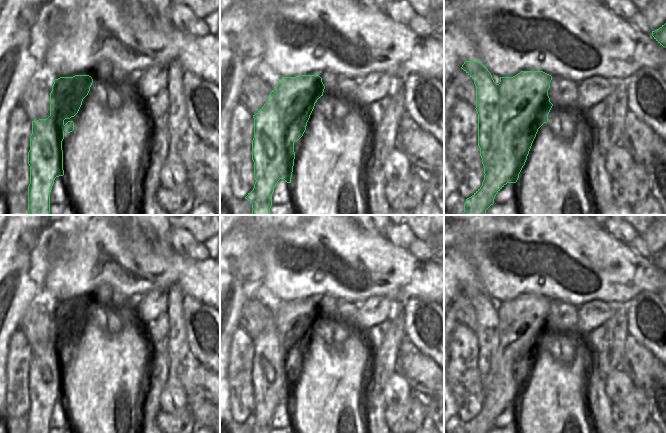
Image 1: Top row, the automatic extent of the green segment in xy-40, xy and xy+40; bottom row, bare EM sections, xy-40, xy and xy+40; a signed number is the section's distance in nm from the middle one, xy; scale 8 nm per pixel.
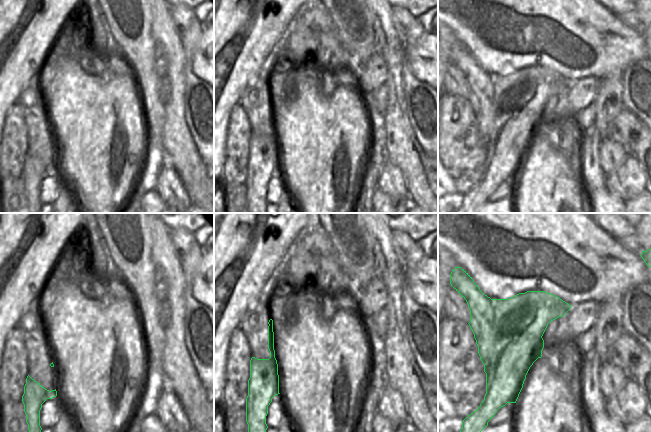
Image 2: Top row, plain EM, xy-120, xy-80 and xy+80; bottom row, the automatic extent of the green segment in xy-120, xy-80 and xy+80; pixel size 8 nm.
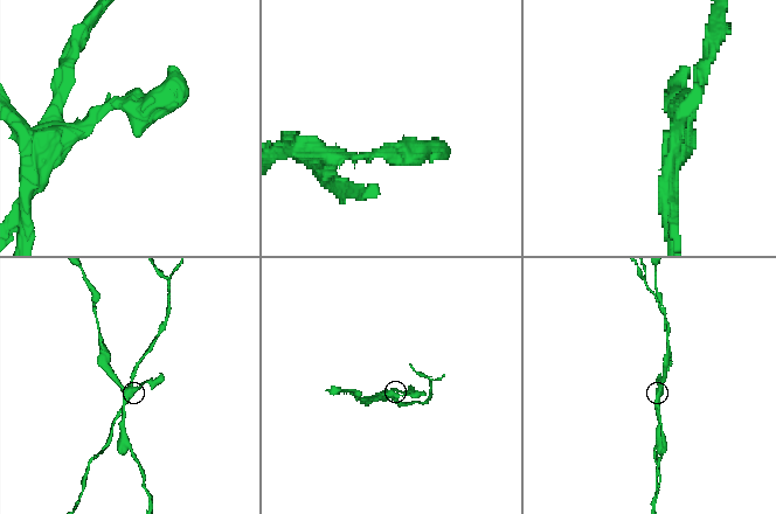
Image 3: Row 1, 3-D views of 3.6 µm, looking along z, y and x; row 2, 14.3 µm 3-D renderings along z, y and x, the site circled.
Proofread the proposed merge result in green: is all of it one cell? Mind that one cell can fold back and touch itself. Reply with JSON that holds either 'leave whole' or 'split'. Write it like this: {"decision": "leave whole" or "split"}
{"decision": "split"}

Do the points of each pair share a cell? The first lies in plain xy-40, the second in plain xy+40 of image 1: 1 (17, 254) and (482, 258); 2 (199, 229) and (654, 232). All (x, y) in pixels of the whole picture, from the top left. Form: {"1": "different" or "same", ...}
{"1": "different", "2": "different"}

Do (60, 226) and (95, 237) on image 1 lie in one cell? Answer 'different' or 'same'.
different

